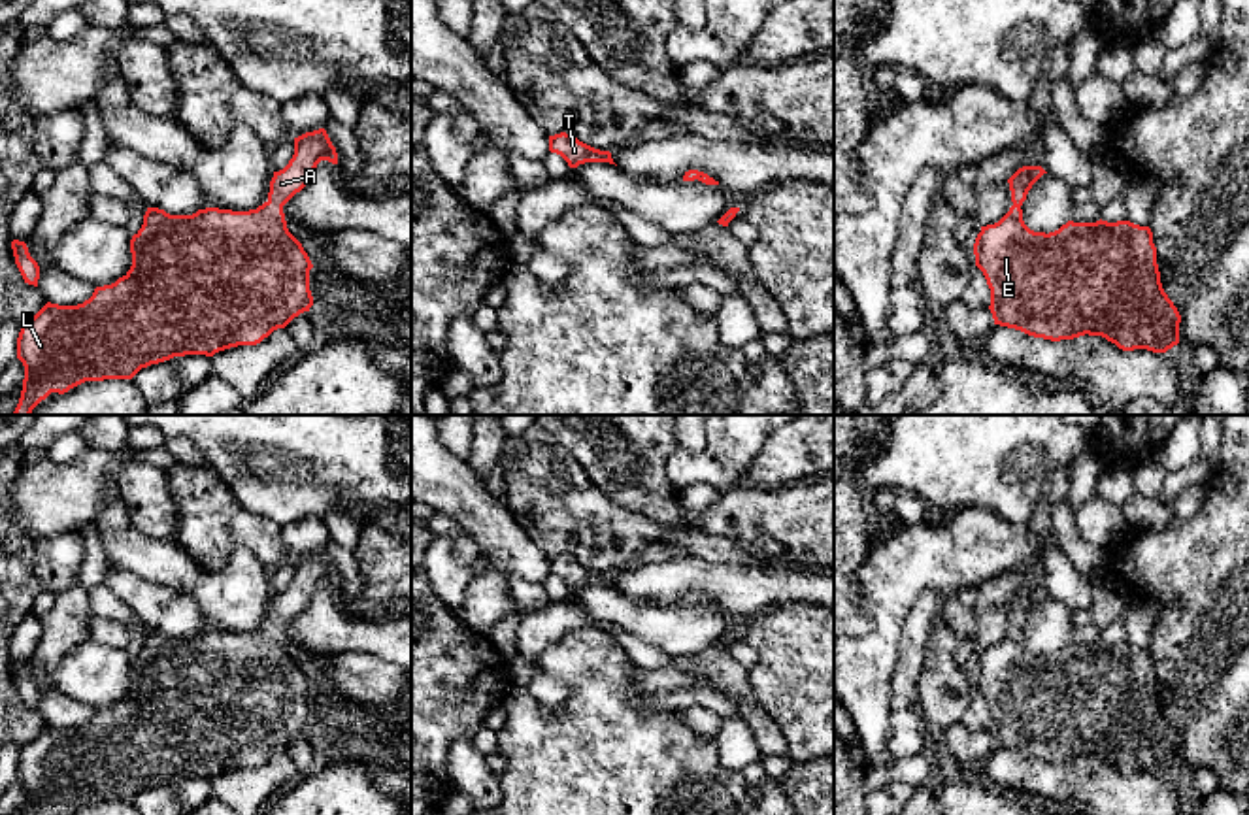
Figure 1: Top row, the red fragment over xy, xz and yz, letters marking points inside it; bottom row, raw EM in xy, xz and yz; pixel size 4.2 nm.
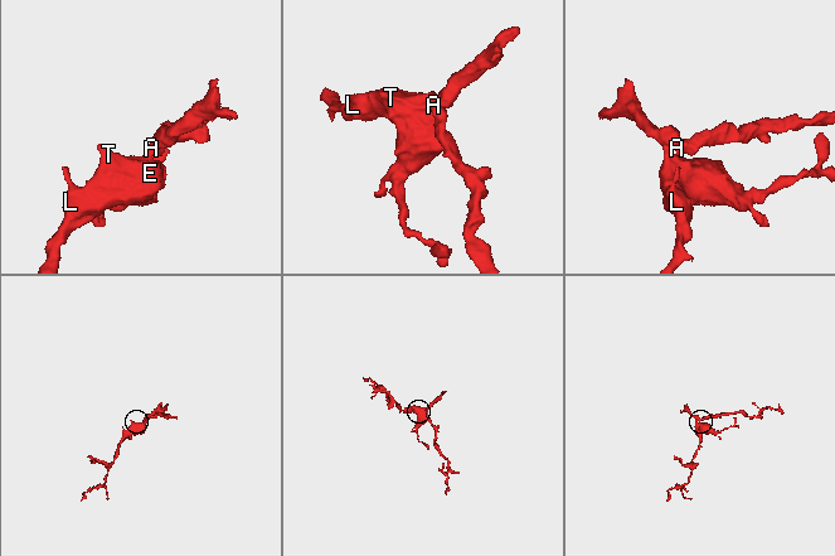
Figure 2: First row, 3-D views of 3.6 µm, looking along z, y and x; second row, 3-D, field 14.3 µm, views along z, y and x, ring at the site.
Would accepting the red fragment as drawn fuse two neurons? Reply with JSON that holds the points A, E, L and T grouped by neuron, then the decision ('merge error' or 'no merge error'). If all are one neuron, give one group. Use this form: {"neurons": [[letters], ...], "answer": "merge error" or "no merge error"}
{"neurons": [["A", "E", "L", "T"]], "answer": "no merge error"}

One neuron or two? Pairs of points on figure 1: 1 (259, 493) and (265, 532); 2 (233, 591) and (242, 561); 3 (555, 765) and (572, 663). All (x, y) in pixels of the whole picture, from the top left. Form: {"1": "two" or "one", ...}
{"1": "two", "2": "one", "3": "one"}

